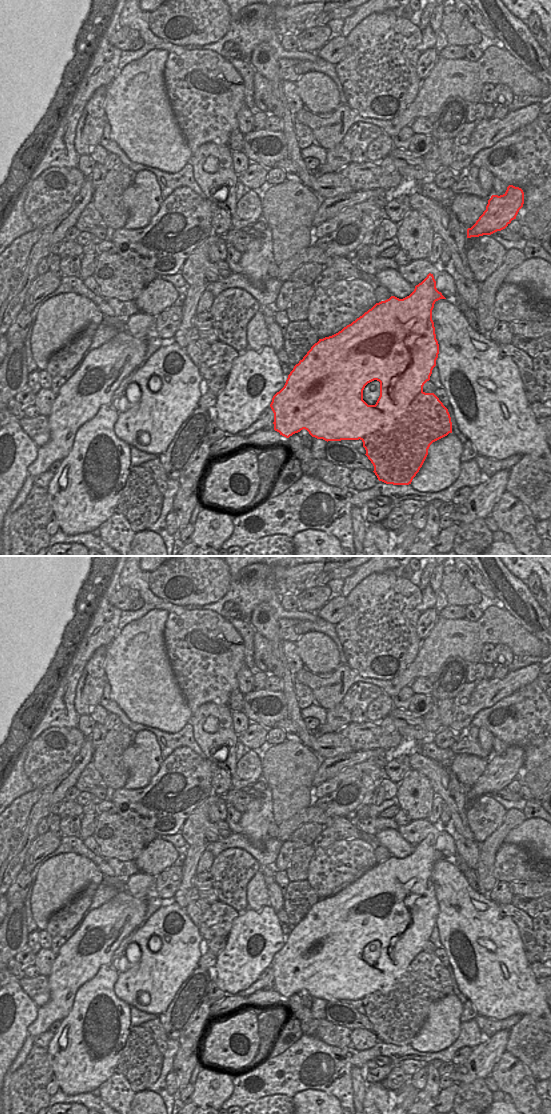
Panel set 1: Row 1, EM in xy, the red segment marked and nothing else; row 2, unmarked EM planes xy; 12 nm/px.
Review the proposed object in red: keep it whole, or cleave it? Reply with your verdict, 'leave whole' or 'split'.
split

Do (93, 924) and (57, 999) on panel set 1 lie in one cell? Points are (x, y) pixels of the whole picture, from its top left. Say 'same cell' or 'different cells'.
same cell

